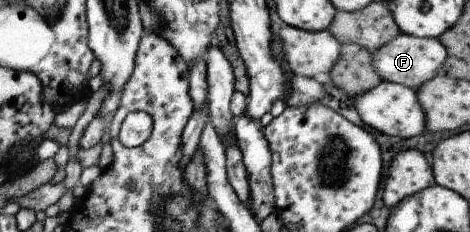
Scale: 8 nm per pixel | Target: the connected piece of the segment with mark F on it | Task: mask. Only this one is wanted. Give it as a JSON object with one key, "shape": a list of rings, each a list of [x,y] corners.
{"shape":[[[403,32],[373,53],[375,69],[379,71],[384,81],[400,83],[402,86],[411,87],[412,90],[416,90],[424,81],[430,81],[440,73],[442,64],[446,62],[448,56],[448,50],[438,38],[415,37]]]}

